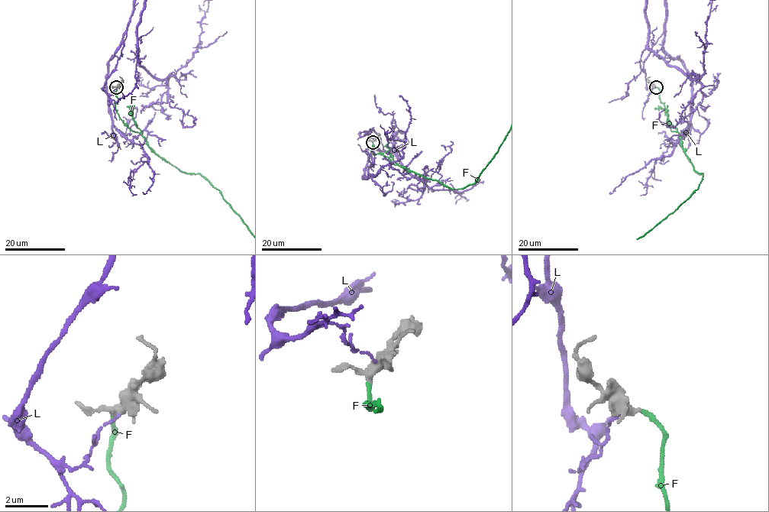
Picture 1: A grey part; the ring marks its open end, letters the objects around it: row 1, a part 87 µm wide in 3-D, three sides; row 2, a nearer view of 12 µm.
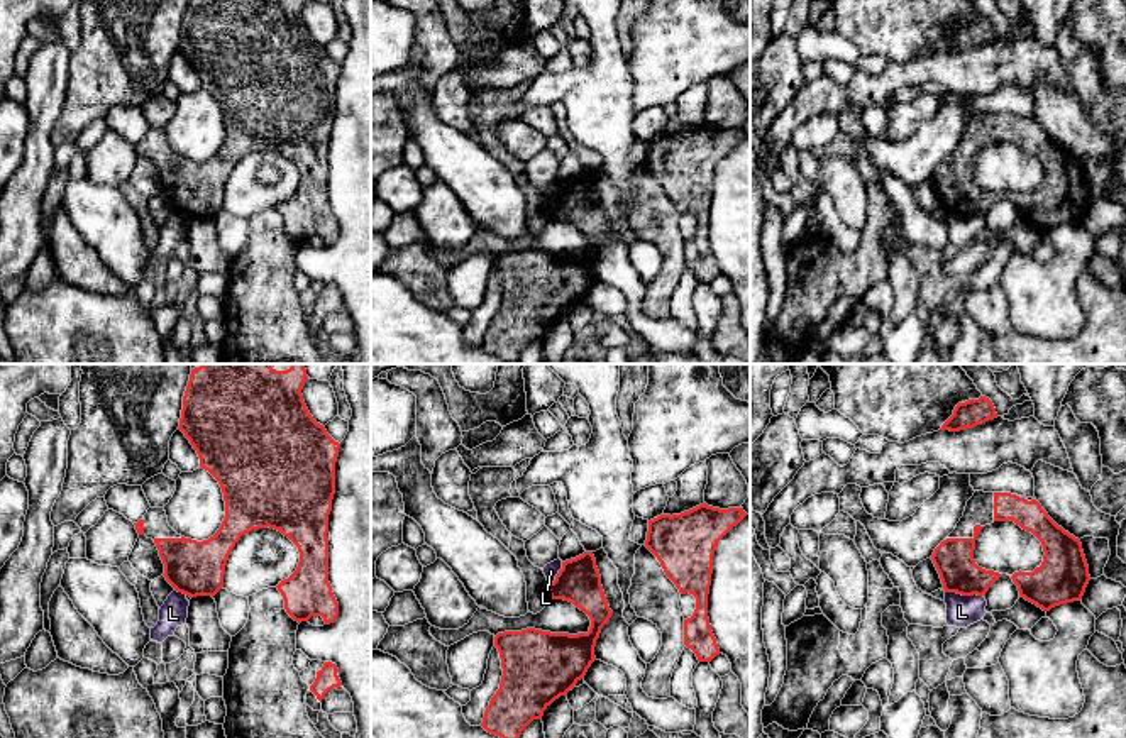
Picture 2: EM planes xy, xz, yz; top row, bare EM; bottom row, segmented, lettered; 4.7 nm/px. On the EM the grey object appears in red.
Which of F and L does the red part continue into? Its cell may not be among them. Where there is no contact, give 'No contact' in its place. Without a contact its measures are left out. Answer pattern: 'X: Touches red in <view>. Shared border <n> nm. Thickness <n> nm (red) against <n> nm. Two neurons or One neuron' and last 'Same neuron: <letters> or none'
F: No contact. One neuron
L: Touches red in yz. Shared border 190 nm. Thickness 190 nm (red) against 150 nm. Two neurons
Same neuron: F

